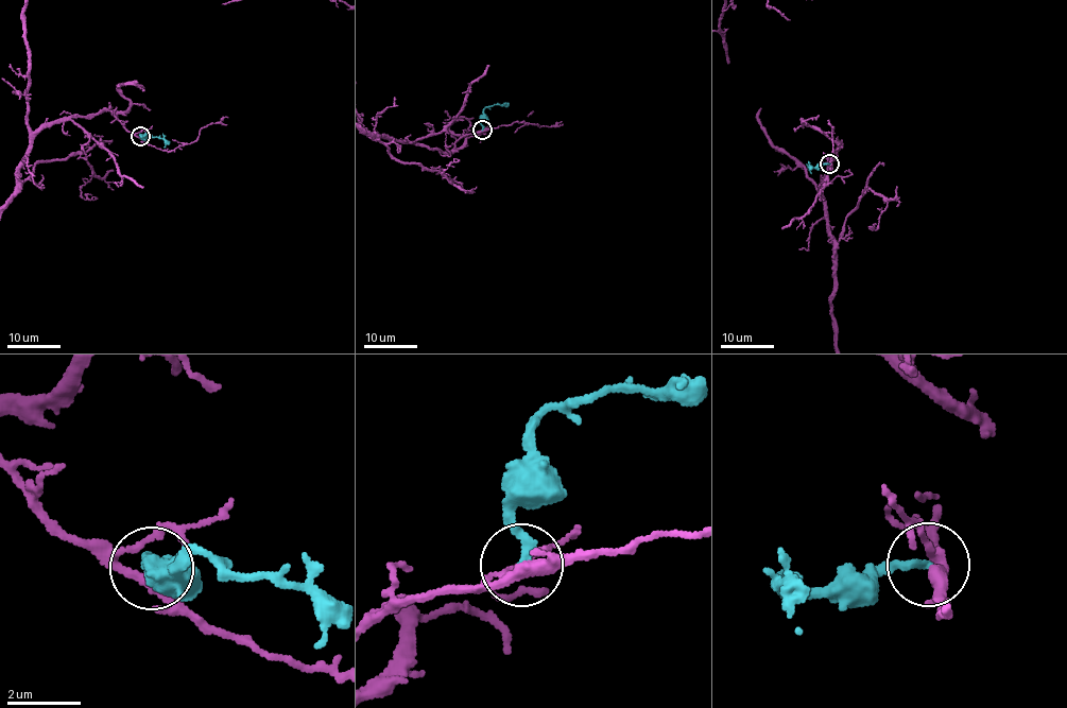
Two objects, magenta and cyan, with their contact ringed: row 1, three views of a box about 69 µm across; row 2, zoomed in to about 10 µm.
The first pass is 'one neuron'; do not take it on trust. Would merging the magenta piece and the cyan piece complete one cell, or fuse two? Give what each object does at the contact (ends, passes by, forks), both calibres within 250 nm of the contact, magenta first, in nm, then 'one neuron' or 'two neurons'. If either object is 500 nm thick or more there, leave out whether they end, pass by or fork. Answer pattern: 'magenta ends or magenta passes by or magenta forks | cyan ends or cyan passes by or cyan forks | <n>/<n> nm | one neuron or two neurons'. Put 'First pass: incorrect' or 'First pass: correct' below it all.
magenta passes by | cyan ends | 340/240 nm | two neurons
First pass: incorrect

